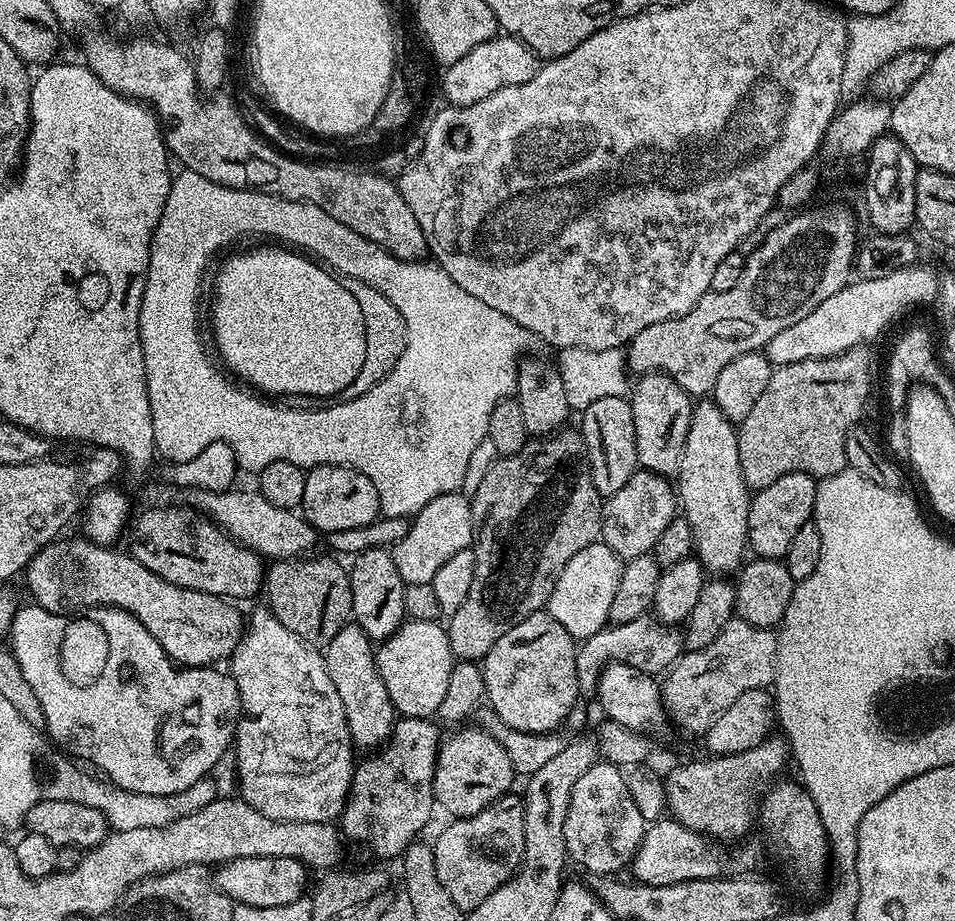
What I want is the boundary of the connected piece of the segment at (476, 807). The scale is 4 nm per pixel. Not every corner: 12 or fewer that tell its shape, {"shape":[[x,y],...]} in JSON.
{"shape":[[483,727],[436,749],[435,803],[473,816],[509,795],[518,773]]}

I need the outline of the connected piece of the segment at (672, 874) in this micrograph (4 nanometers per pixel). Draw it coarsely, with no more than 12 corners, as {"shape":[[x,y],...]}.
{"shape":[[663,818],[630,865],[650,886],[748,874],[756,844],[723,843]]}

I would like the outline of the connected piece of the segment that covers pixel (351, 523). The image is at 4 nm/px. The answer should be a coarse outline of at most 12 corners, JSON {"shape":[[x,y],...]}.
{"shape":[[307,469],[300,508],[317,533],[354,530],[381,515],[366,474]]}

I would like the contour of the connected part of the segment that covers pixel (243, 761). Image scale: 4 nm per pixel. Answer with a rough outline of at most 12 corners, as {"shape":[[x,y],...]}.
{"shape":[[261,606],[230,657],[239,795],[335,821],[352,790],[325,653]]}

